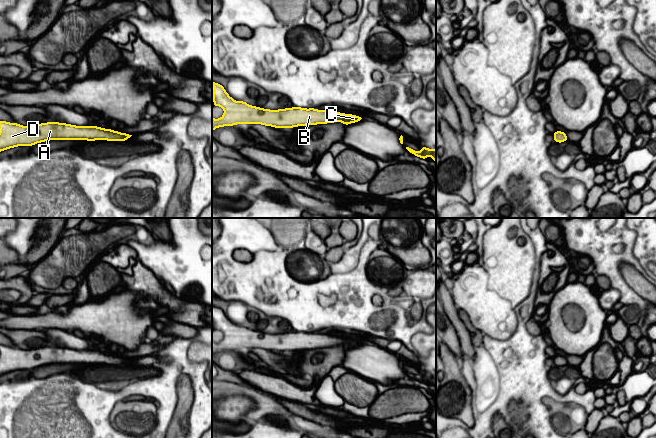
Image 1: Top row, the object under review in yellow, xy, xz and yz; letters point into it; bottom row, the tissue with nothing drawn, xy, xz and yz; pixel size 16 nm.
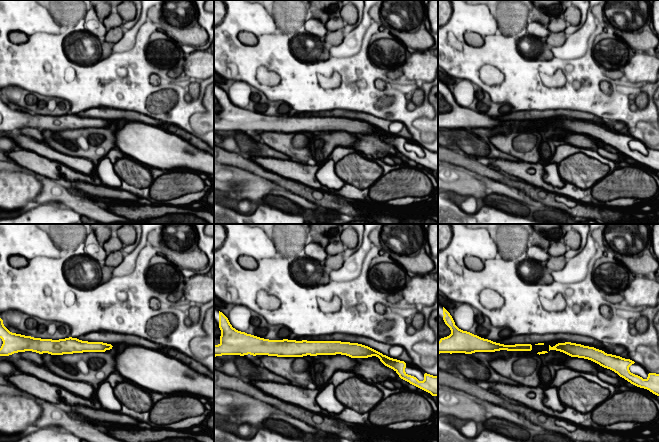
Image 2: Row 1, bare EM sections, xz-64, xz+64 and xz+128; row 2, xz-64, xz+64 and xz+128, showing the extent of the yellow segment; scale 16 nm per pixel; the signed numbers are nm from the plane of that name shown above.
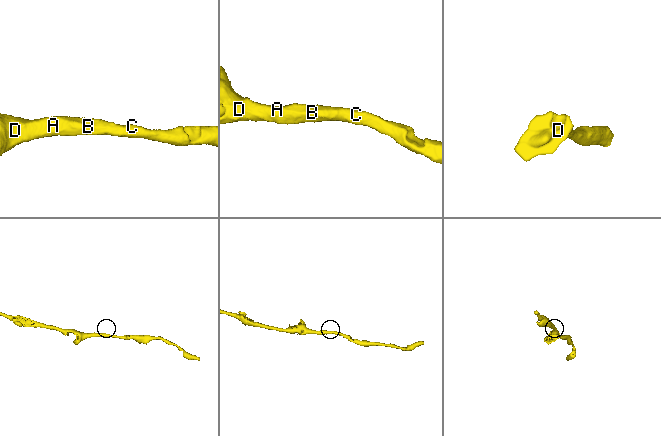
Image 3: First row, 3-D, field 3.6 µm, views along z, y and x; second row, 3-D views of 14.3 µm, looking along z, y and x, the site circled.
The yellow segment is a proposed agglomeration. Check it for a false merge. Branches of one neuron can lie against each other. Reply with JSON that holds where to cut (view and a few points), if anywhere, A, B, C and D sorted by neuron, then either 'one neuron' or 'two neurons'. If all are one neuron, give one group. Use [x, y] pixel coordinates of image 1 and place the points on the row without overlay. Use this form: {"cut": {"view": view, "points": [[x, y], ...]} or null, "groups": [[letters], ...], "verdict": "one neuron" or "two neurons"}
{"cut": null, "groups": [["A", "B", "C", "D"]], "verdict": "one neuron"}

